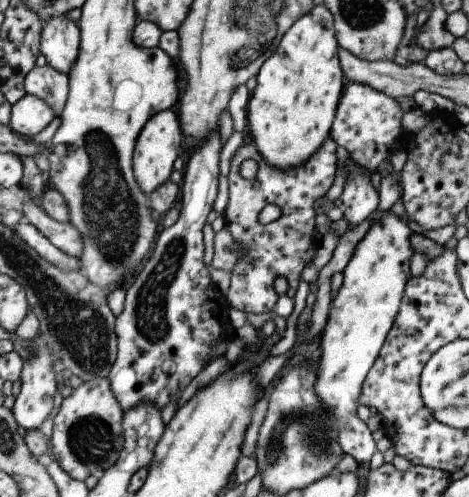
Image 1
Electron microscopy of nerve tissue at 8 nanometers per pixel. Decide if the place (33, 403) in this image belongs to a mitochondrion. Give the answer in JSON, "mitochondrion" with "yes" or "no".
{"mitochondrion":"no"}

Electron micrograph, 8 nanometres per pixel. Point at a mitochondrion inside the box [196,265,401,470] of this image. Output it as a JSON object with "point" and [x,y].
{"point":[308,426]}

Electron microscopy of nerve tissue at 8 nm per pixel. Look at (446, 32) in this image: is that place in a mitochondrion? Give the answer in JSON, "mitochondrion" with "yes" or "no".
{"mitochondrion":"no"}

